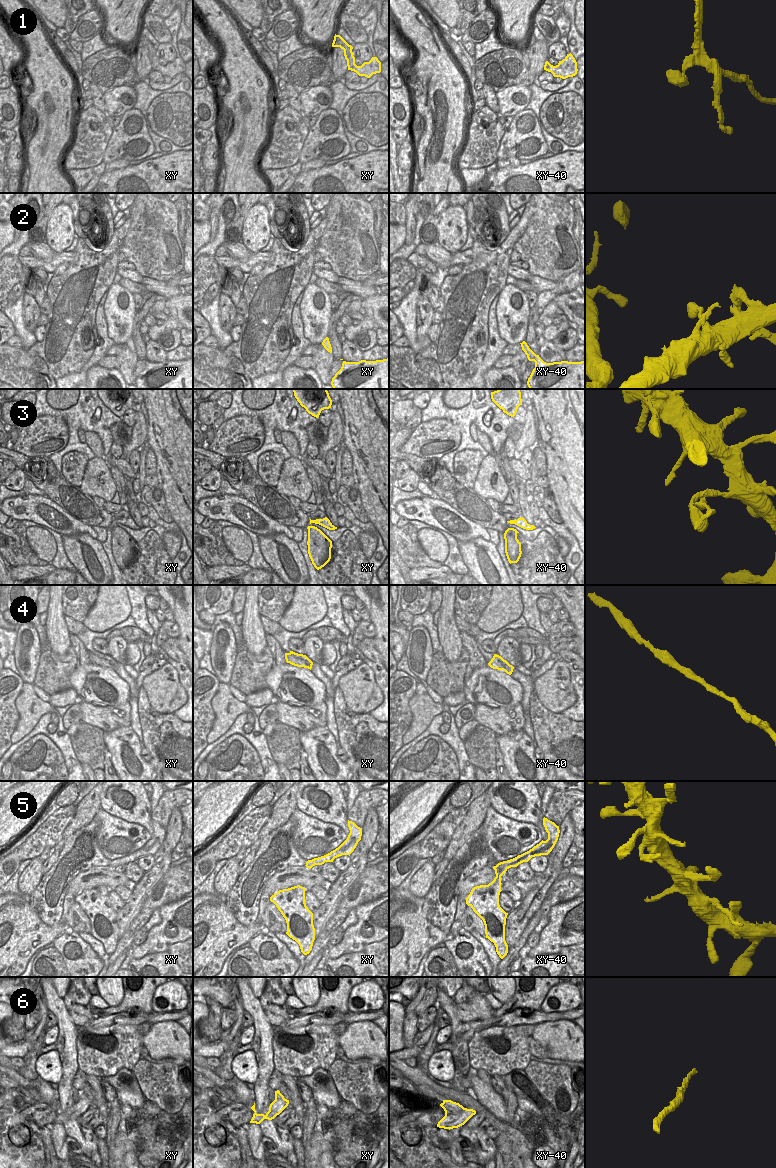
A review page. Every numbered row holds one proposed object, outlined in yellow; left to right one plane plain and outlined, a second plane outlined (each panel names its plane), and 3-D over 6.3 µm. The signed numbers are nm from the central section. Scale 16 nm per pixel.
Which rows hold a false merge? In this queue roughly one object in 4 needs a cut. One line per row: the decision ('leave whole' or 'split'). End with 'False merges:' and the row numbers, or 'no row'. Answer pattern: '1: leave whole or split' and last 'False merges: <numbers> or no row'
1: leave whole
2: leave whole
3: leave whole
4: leave whole
5: leave whole
6: leave whole
False merges: no row

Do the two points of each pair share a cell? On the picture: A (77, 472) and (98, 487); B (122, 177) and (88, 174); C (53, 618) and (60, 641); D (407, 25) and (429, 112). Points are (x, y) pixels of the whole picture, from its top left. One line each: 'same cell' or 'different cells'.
A: different cells
B: different cells
C: same cell
D: same cell

